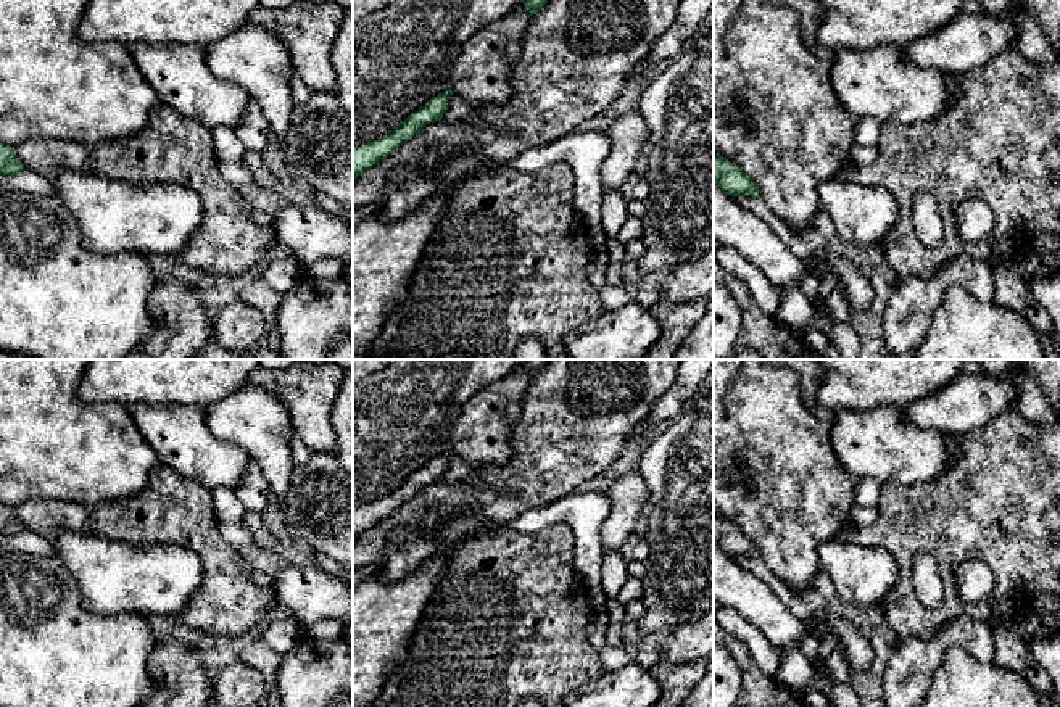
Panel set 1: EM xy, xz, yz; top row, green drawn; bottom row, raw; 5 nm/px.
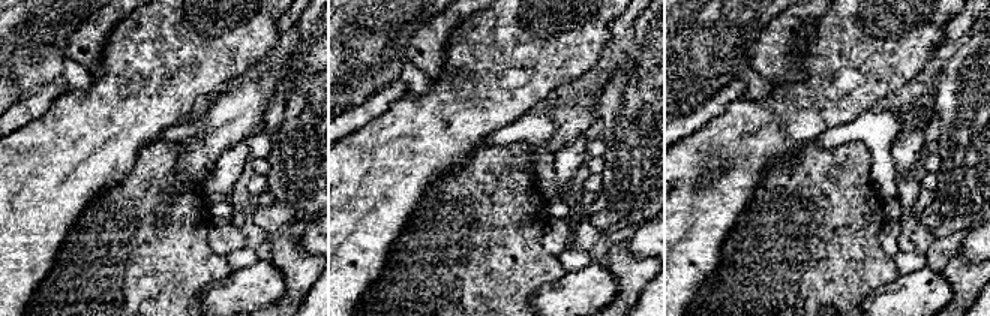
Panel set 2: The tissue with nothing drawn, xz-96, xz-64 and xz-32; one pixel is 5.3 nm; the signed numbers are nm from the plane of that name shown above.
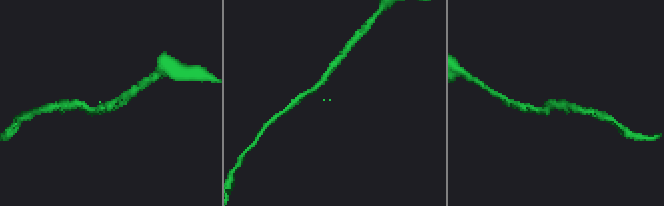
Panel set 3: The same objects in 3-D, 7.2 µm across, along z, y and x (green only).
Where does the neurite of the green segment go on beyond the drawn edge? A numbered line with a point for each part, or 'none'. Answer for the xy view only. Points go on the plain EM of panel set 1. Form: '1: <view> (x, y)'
1: xy (171, 511)

